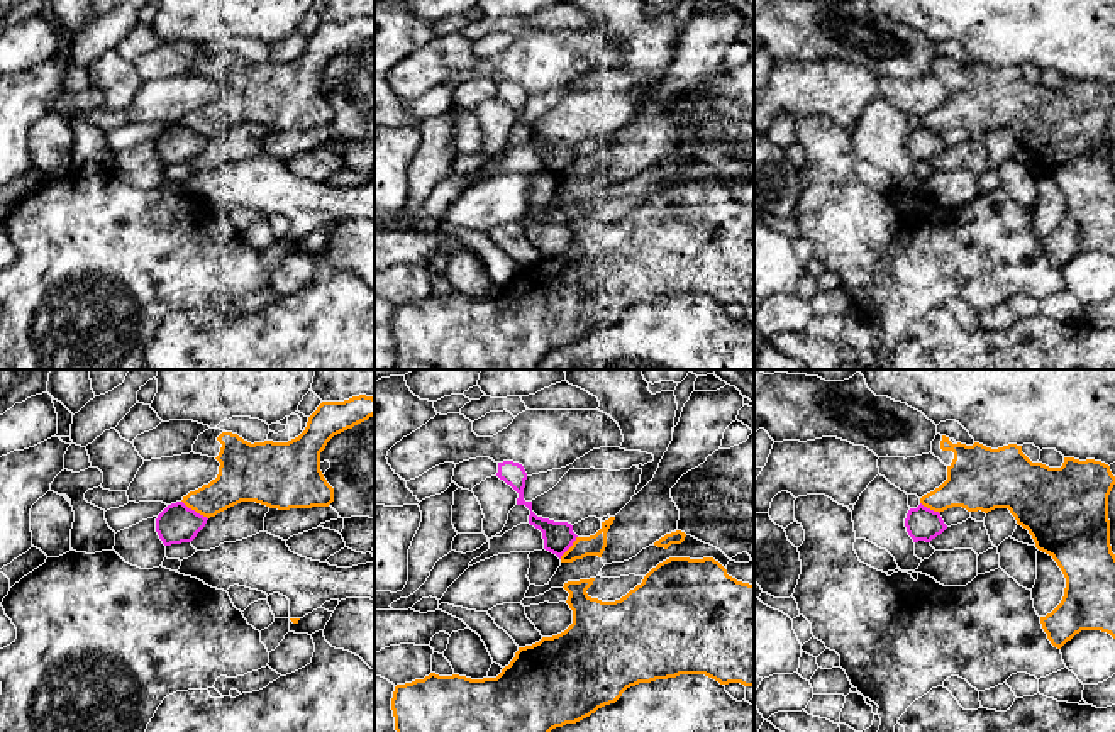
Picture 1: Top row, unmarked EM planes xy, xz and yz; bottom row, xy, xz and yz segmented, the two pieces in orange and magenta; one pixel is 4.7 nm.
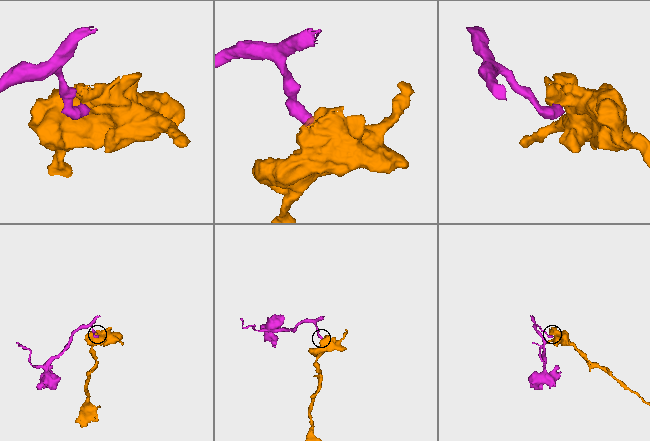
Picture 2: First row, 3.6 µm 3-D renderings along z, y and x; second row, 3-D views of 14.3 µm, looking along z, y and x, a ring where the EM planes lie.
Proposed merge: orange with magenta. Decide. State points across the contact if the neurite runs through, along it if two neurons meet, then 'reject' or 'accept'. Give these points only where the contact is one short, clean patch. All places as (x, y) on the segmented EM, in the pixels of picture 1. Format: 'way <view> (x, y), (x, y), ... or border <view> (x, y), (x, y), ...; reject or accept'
border xy (182, 500), (207, 519); reject

